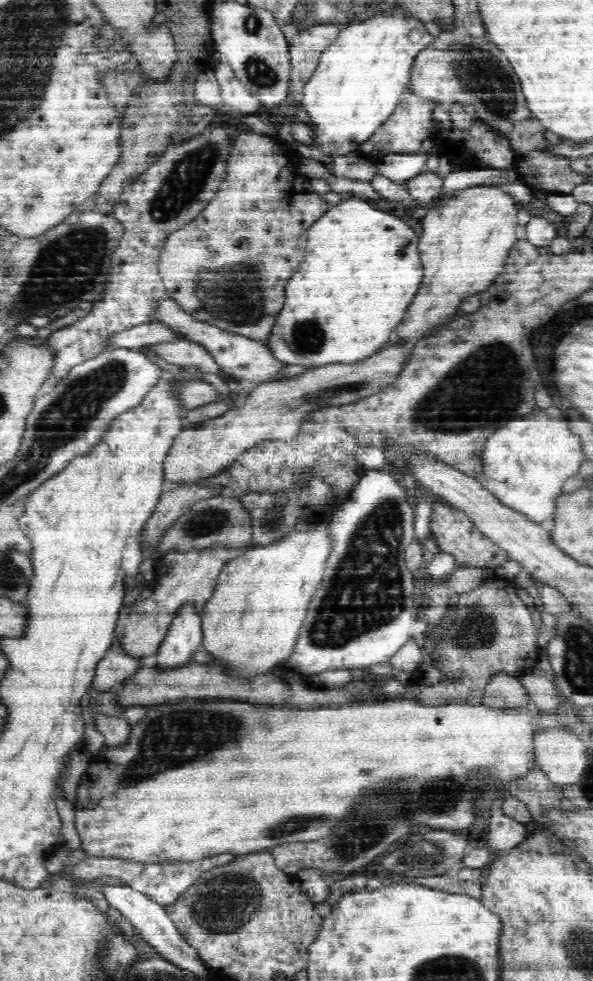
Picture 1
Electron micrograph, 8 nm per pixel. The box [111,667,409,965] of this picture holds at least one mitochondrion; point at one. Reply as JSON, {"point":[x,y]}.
{"point":[167,742]}

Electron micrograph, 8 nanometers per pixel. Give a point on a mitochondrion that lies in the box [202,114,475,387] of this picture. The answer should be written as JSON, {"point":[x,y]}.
{"point":[308,337]}

